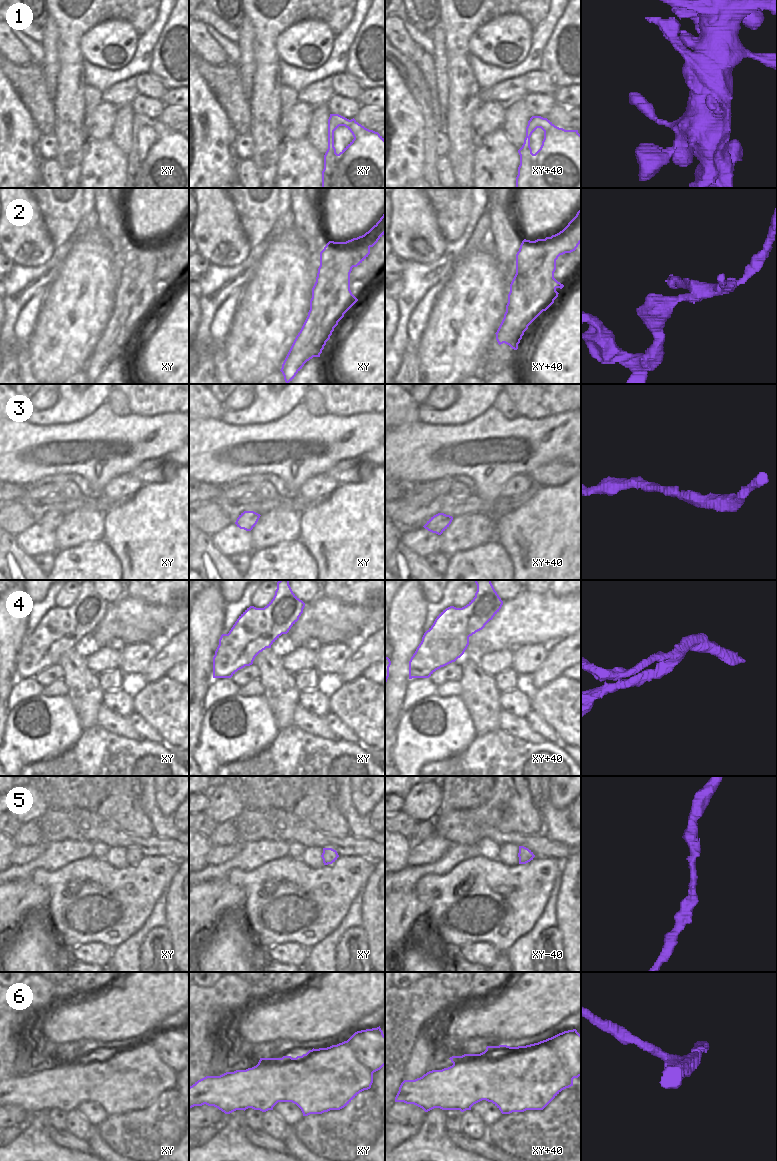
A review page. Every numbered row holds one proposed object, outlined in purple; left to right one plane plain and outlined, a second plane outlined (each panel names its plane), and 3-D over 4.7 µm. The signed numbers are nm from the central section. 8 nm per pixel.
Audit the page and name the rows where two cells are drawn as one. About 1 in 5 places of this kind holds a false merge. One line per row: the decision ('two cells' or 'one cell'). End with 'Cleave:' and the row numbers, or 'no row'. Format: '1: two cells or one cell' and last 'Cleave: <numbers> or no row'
1: one cell
2: two cells
3: one cell
4: two cells
5: one cell
6: two cells
Cleave: 2, 4, 6

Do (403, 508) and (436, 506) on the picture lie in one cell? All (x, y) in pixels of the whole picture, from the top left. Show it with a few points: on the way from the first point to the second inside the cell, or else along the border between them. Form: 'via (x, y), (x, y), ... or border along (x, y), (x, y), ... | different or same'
via (411, 509), (428, 509) | same

